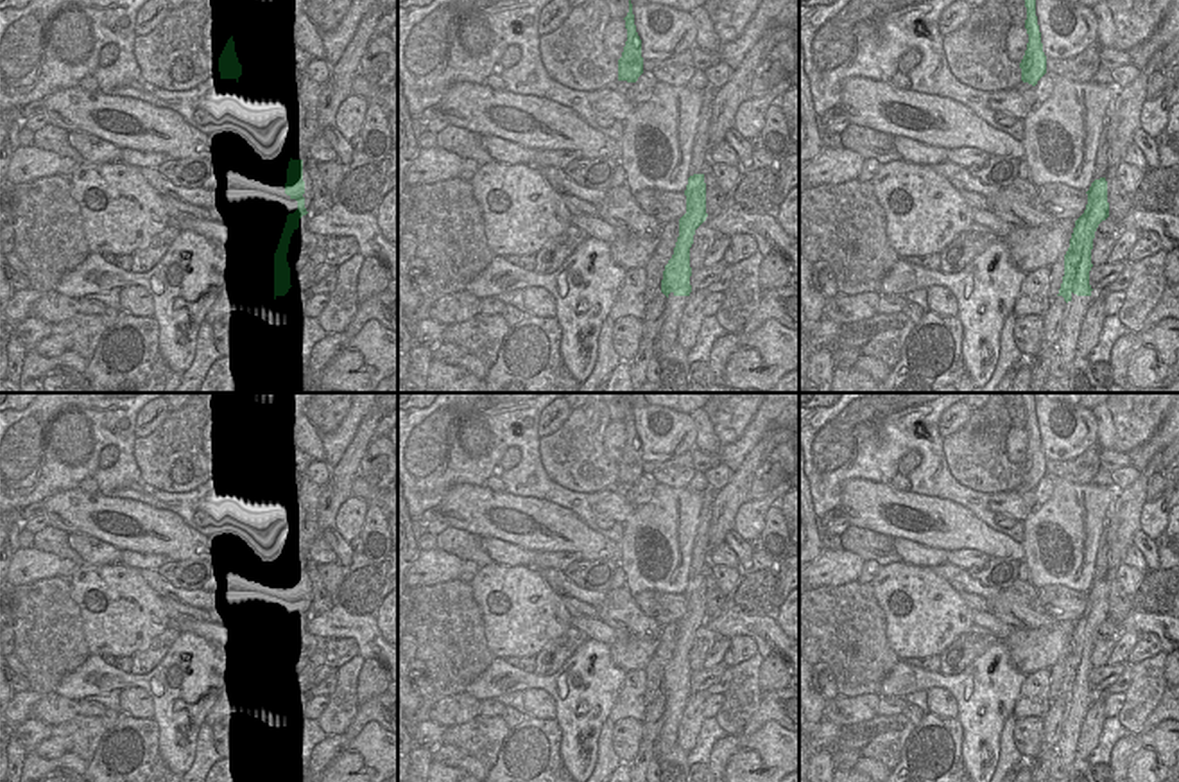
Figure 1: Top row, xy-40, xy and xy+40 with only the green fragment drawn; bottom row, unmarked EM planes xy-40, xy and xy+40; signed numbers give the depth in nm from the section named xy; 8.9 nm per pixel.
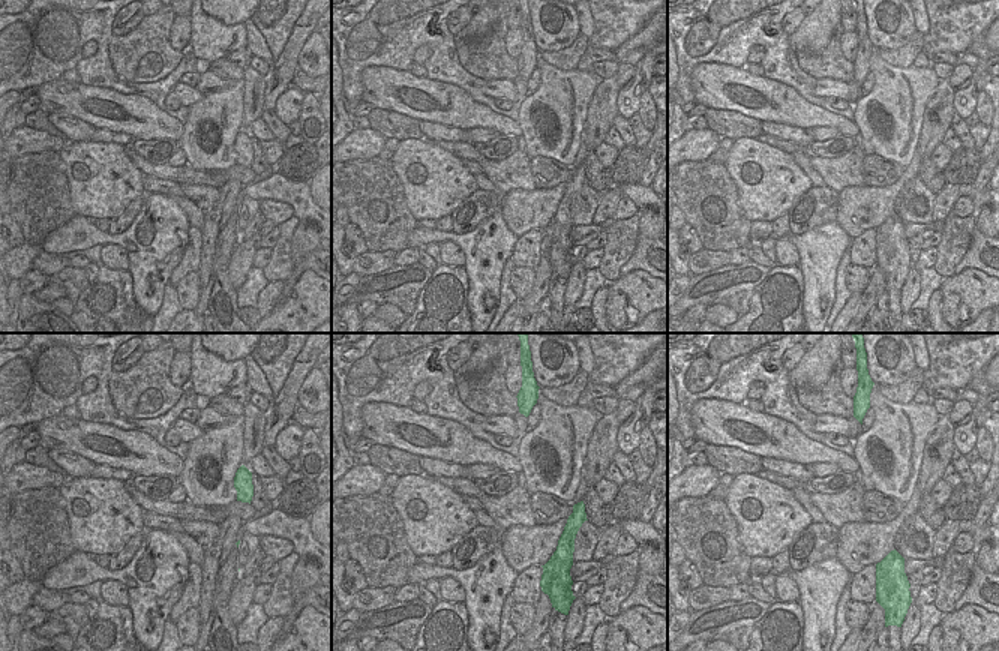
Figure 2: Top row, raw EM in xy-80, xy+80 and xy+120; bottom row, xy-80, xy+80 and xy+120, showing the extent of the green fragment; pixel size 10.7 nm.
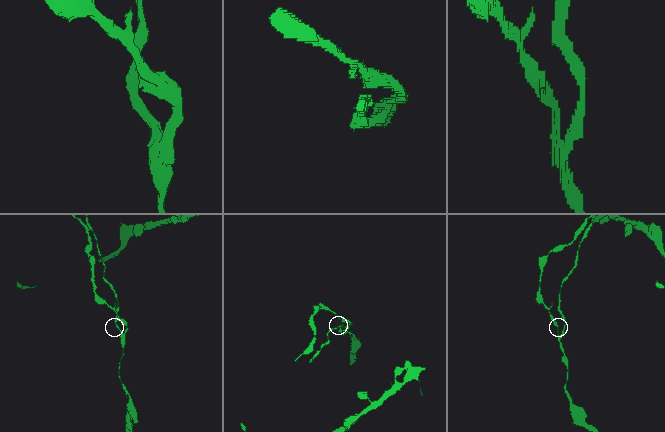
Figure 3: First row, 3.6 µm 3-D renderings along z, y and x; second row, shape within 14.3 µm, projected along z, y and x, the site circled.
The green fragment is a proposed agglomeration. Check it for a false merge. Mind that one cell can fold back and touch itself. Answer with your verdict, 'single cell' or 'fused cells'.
fused cells

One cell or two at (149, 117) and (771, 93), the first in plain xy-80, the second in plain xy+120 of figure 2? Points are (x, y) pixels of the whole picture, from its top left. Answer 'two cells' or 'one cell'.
one cell

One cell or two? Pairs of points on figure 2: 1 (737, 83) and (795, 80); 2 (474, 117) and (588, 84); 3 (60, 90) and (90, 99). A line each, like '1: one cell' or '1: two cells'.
1: two cells
2: two cells
3: one cell

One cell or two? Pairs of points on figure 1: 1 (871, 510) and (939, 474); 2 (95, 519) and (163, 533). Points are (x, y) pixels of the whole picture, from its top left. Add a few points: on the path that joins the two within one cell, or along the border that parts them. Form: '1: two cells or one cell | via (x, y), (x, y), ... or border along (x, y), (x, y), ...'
1: two cells | border along (911, 490), (952, 501)
2: one cell | via (111, 521), (147, 530)

